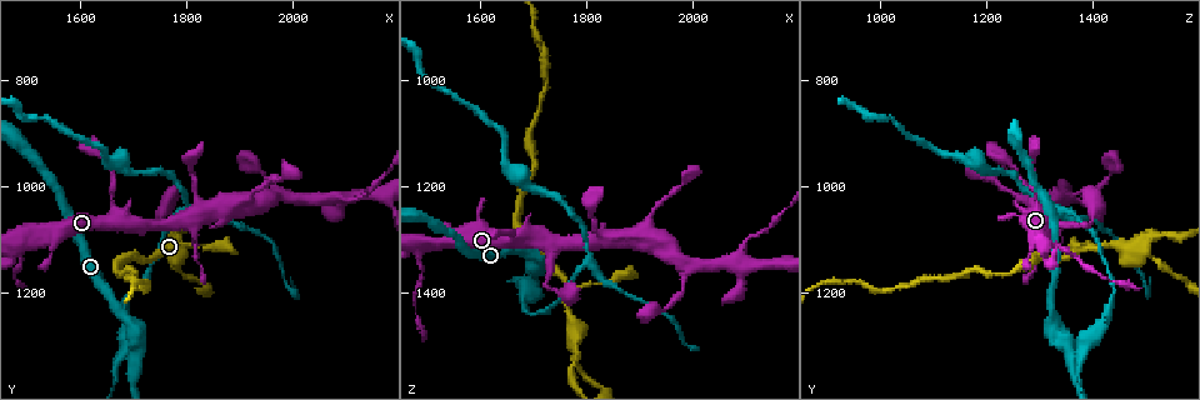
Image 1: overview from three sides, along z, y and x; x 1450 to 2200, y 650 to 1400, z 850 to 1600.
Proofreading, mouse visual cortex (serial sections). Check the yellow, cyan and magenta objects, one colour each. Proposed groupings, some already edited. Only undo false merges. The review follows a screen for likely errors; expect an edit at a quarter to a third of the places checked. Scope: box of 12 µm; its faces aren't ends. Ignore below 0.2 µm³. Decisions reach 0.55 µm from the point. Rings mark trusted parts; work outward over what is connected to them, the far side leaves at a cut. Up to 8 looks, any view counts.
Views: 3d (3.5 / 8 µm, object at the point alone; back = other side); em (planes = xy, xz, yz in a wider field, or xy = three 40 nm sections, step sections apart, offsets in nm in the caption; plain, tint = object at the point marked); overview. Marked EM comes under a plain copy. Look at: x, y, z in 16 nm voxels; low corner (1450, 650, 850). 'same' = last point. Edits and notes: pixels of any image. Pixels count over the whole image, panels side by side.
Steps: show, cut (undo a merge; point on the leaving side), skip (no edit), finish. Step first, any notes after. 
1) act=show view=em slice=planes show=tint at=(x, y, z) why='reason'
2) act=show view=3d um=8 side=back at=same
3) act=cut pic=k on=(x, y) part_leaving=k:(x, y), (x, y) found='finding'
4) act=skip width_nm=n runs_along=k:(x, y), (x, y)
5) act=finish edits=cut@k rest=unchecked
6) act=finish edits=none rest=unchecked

act=show view=3d um=3.5 at=(1780, 1125, 1490) why='branch point'

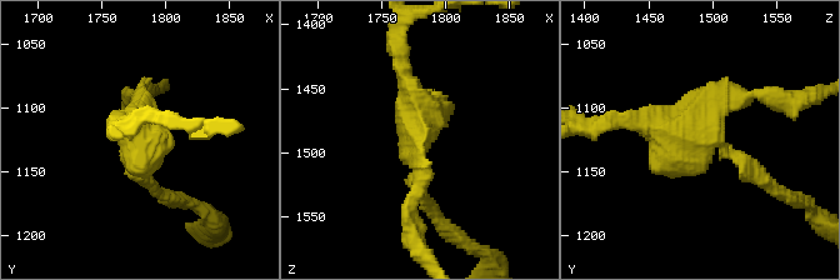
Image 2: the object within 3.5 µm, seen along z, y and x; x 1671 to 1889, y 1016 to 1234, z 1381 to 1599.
act=show view=em slice=xy step=3 show=tint at=(1774, 1122, 1490) arms=3 arm_widths_nm=200,200,300

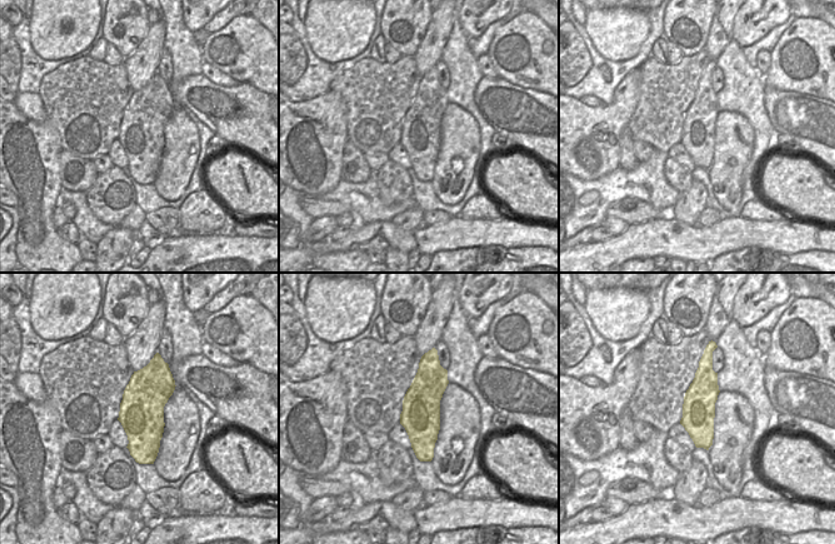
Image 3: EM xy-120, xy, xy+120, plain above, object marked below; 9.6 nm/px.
act=cut pic=2 on=(750, 178) part_leaving=2:(724, 148), (775, 190), (804, 201) found='two cells meet here'

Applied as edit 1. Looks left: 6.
act=show view=overview why='redraw'

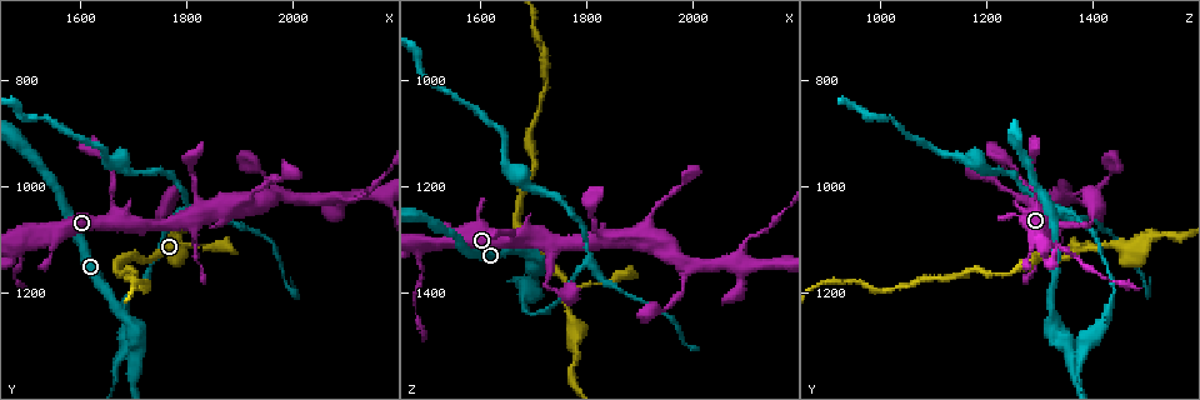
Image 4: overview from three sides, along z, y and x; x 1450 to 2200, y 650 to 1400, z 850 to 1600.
act=show view=3d um=3.5 at=(2075, 1020, 1340) why='three arms meet'

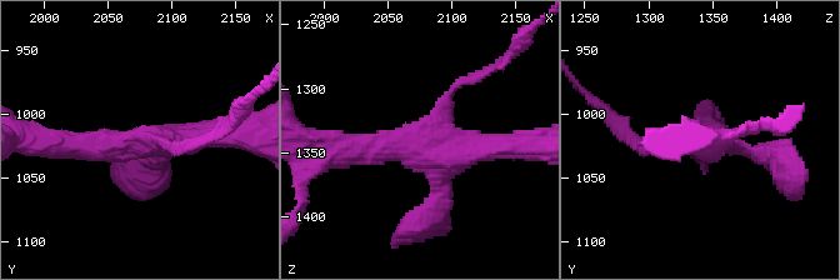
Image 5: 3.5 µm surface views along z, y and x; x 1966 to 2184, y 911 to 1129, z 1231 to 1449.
act=show view=em slice=xy step=1 show=tint at=(2076, 1020, 1342) why='need the tissue'

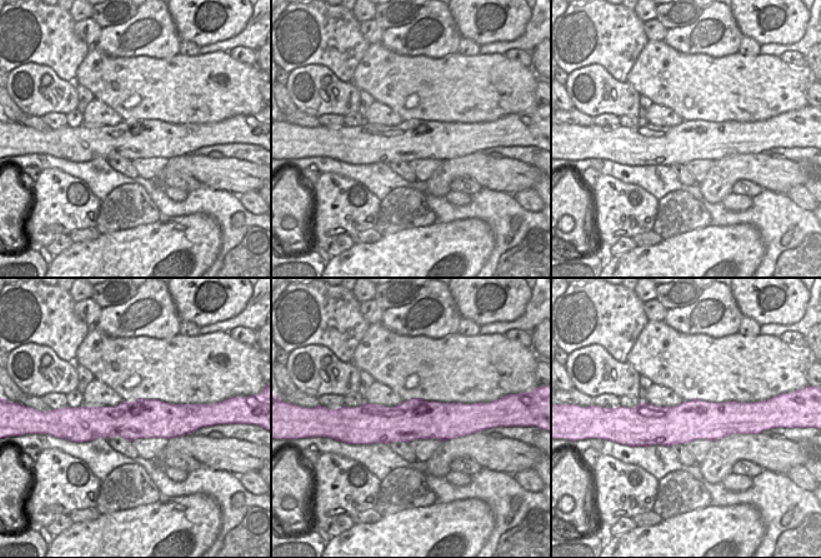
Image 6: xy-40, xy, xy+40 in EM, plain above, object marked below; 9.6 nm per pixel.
act=skip runs_along=6:(78, 410), (89, 421), (185, 426) found='one cell here'

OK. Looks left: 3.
act=show view=3d um=3.5 at=(1705, 1315, 1360)

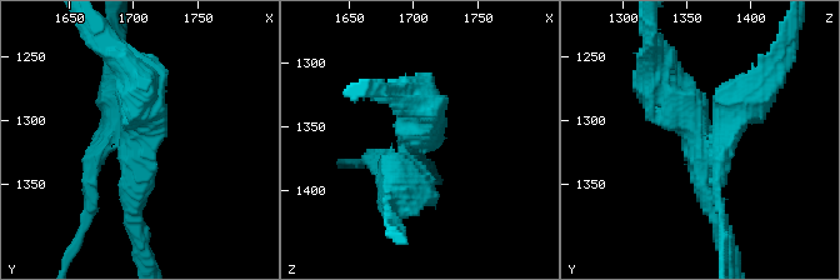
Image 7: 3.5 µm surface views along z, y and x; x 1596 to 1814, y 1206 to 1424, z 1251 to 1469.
act=show view=em slice=xy step=5 show=tint at=(1702, 1314, 1358)

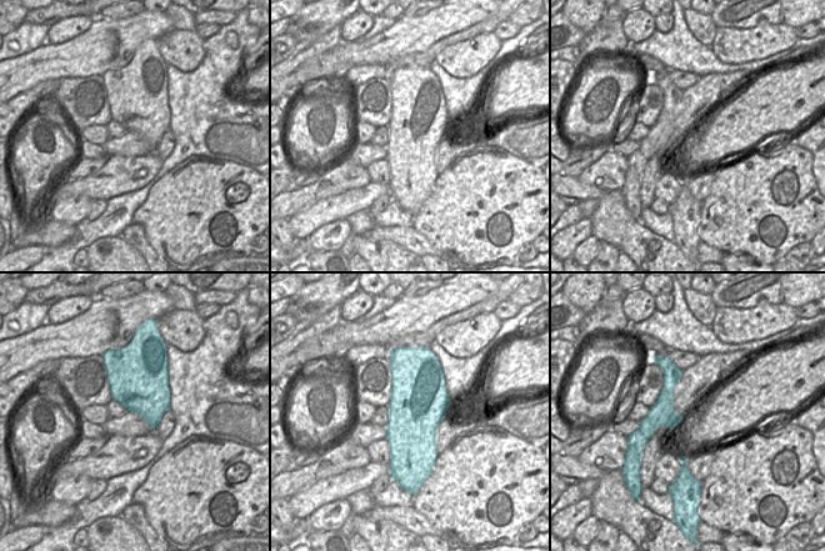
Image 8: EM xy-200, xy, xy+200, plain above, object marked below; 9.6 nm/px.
act=cut pic=7 on=(719, 171) found='a second cell is stuck on'

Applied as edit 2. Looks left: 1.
act=finish edits=cut@2,cut@7 rest=unchecked

